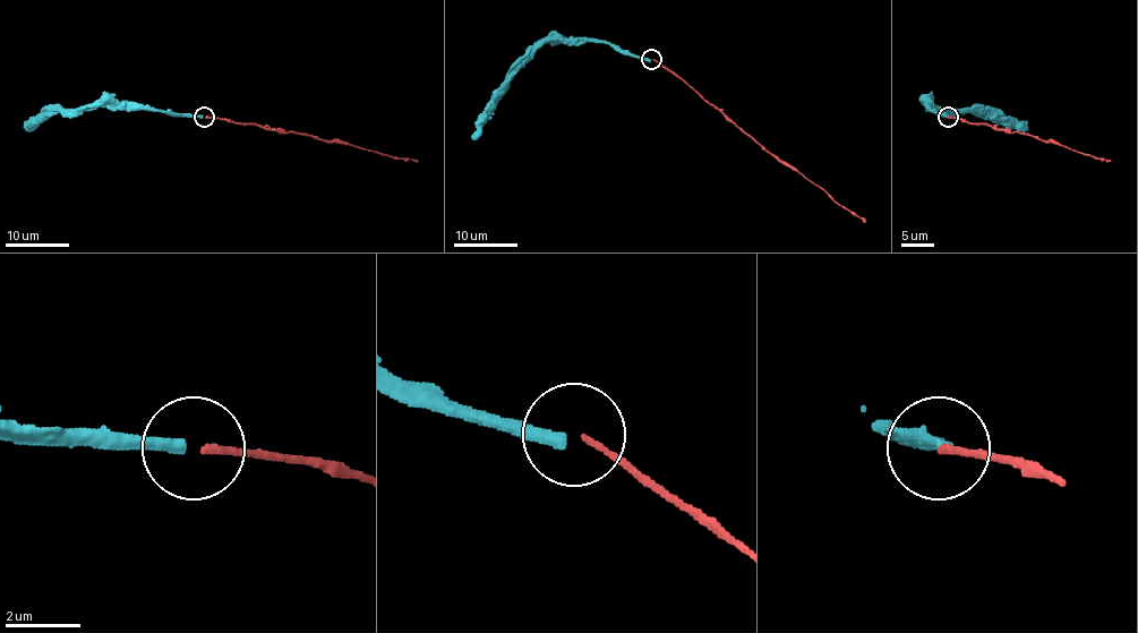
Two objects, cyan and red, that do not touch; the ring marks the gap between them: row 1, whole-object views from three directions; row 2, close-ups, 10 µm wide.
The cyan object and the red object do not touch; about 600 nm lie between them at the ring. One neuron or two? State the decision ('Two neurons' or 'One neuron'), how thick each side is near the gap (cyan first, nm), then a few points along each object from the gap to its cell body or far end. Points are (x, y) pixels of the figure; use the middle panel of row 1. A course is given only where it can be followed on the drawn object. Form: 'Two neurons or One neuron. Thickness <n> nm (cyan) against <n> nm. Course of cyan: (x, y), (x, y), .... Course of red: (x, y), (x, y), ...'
Two neurons. Thickness 380 nm (cyan) against 170 nm. Course of cyan: (650, 59), (619, 52), (605, 42), (546, 41), (515, 71), (494, 102), (494, 110), (471, 138). Course of red: (653, 59), (865, 222)

